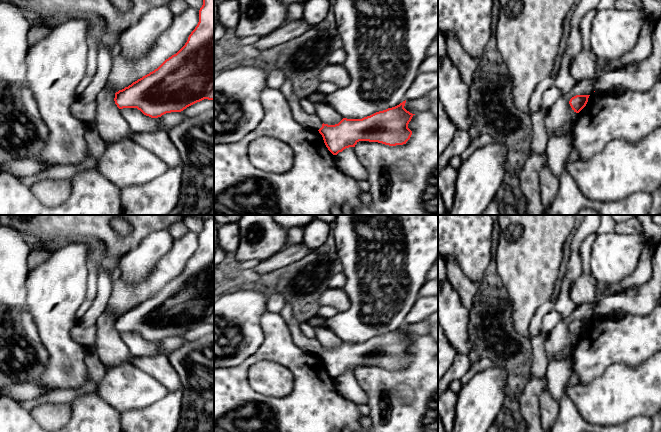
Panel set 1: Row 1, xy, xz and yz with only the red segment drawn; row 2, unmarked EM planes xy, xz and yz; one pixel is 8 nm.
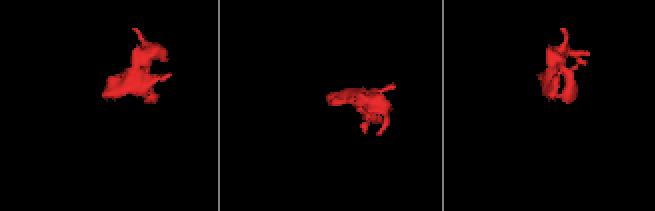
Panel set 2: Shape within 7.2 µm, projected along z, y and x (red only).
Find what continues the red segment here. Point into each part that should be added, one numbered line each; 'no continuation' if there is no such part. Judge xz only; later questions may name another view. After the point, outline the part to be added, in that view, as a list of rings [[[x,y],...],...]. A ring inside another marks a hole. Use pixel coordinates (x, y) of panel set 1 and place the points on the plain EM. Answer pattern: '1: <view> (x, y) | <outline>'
1: xz (310, 345) | [[[295,319],[291,320],[288,323],[292,339],[297,346],[301,349],[312,352],[314,354],[319,354],[322,351],[322,345],[314,338],[310,339],[303,334],[299,327],[299,322]]]

